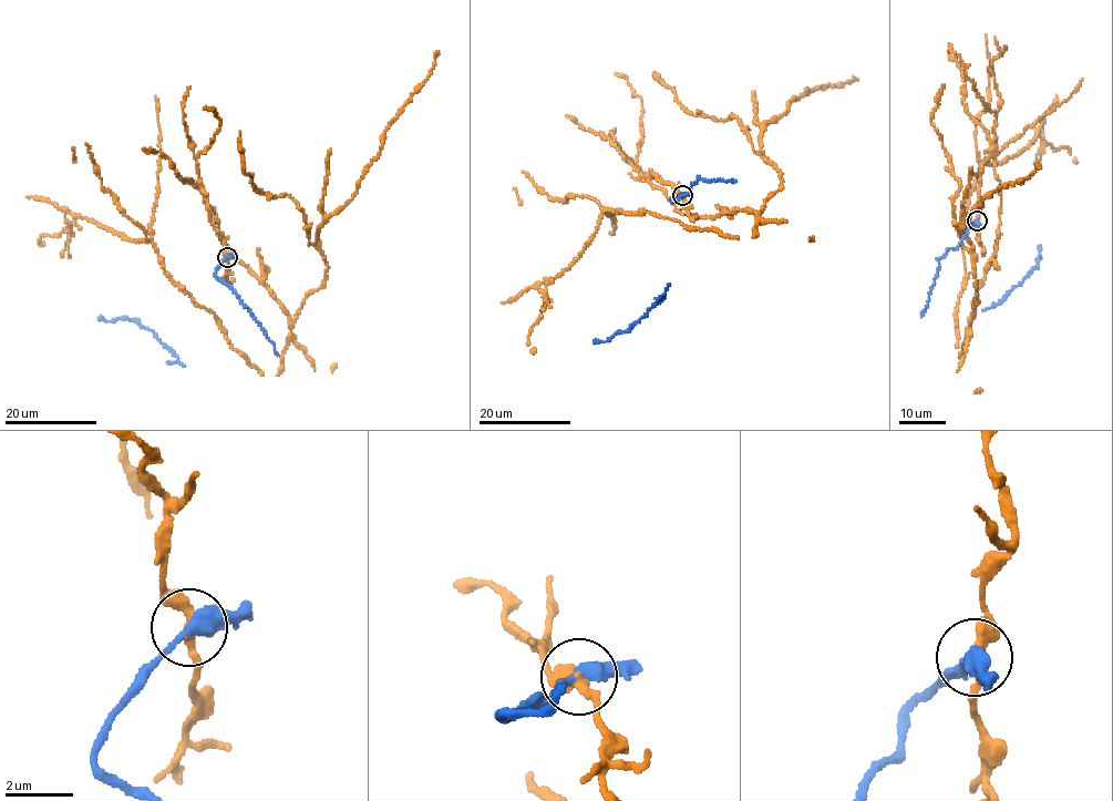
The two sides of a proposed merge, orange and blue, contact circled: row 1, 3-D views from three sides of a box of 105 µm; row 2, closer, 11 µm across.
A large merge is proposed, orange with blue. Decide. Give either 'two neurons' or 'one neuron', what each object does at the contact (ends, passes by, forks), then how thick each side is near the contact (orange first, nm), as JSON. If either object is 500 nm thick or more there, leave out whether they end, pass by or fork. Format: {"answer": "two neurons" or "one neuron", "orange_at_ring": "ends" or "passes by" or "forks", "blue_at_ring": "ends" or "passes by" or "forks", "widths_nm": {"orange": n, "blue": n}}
{"answer": "two neurons", "orange_at_ring": "passes by", "blue_at_ring": "passes by", "widths_nm": {"orange": 320, "blue": 380}}

